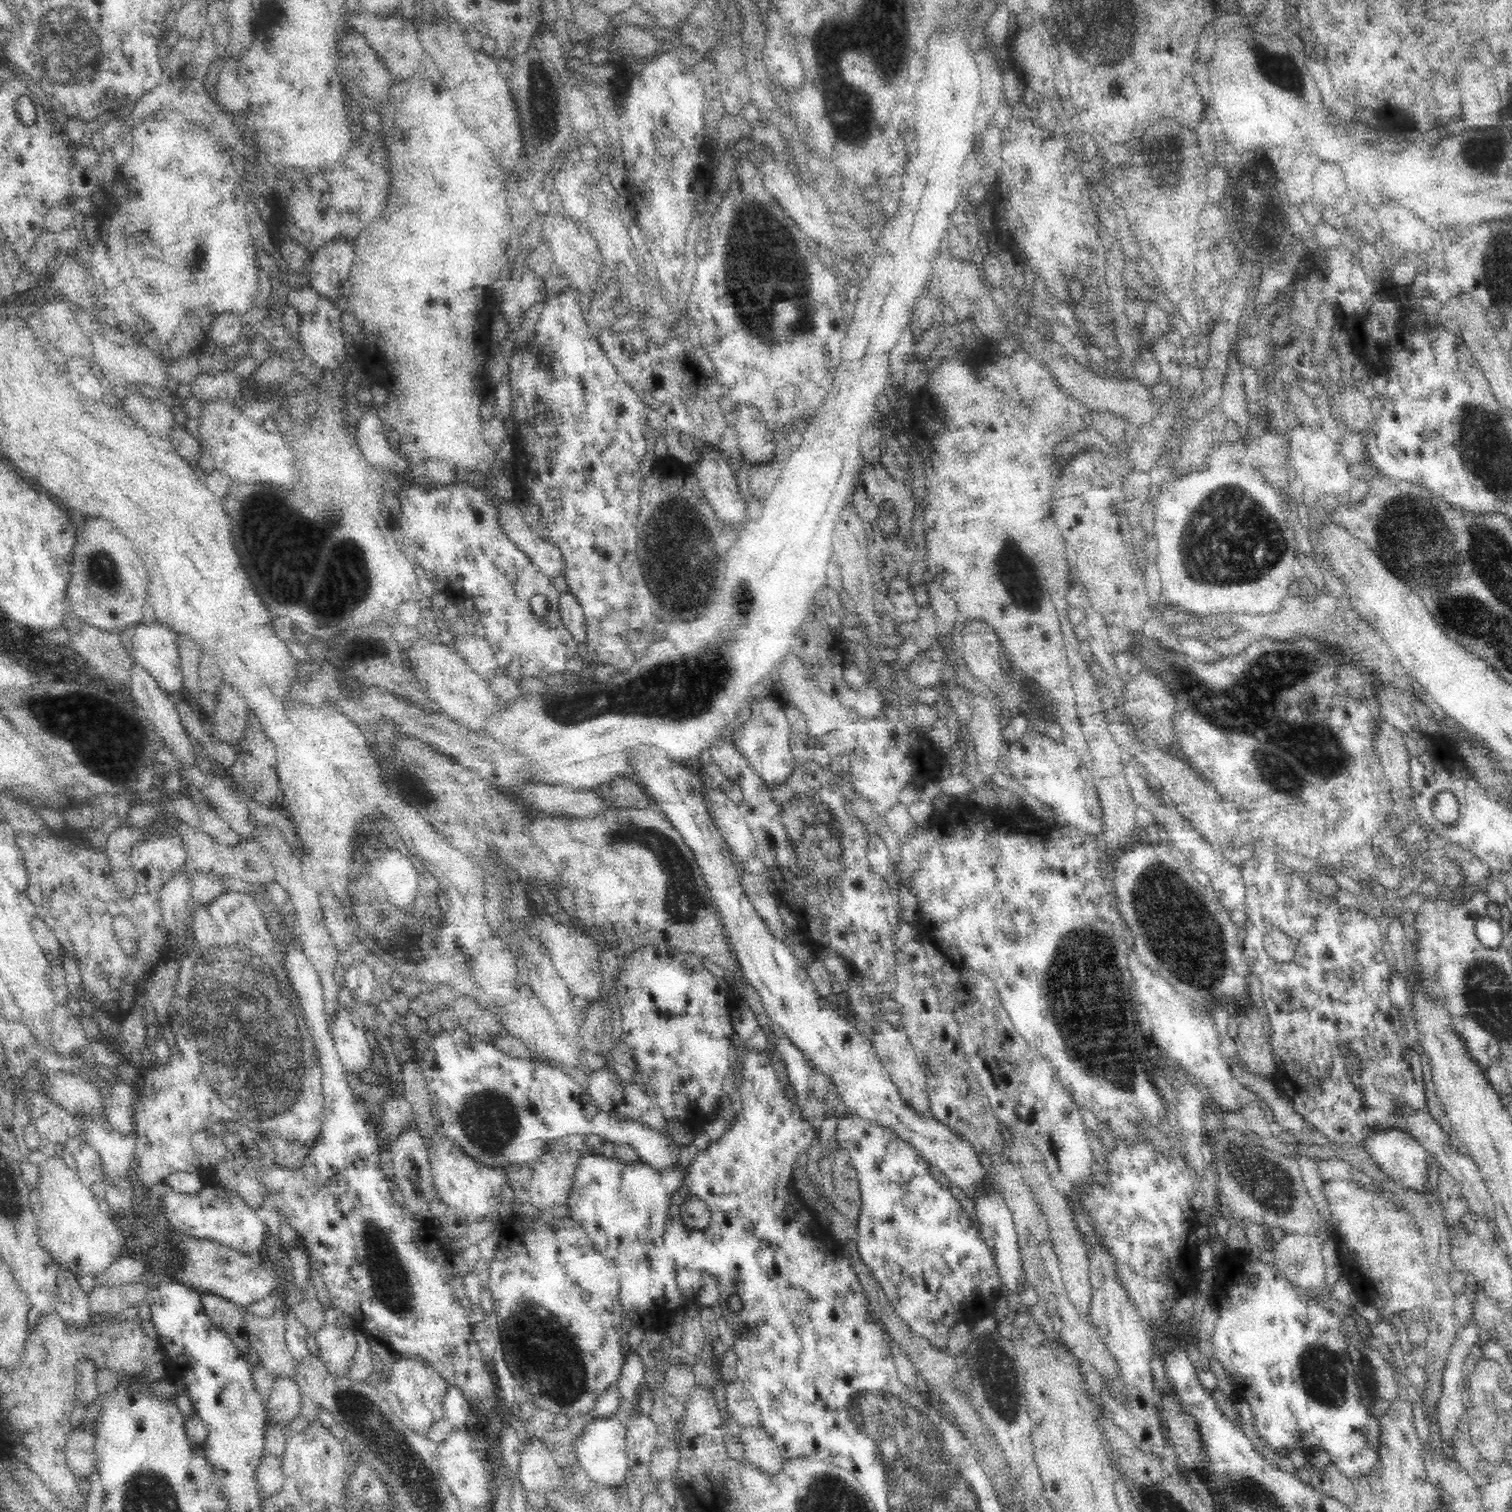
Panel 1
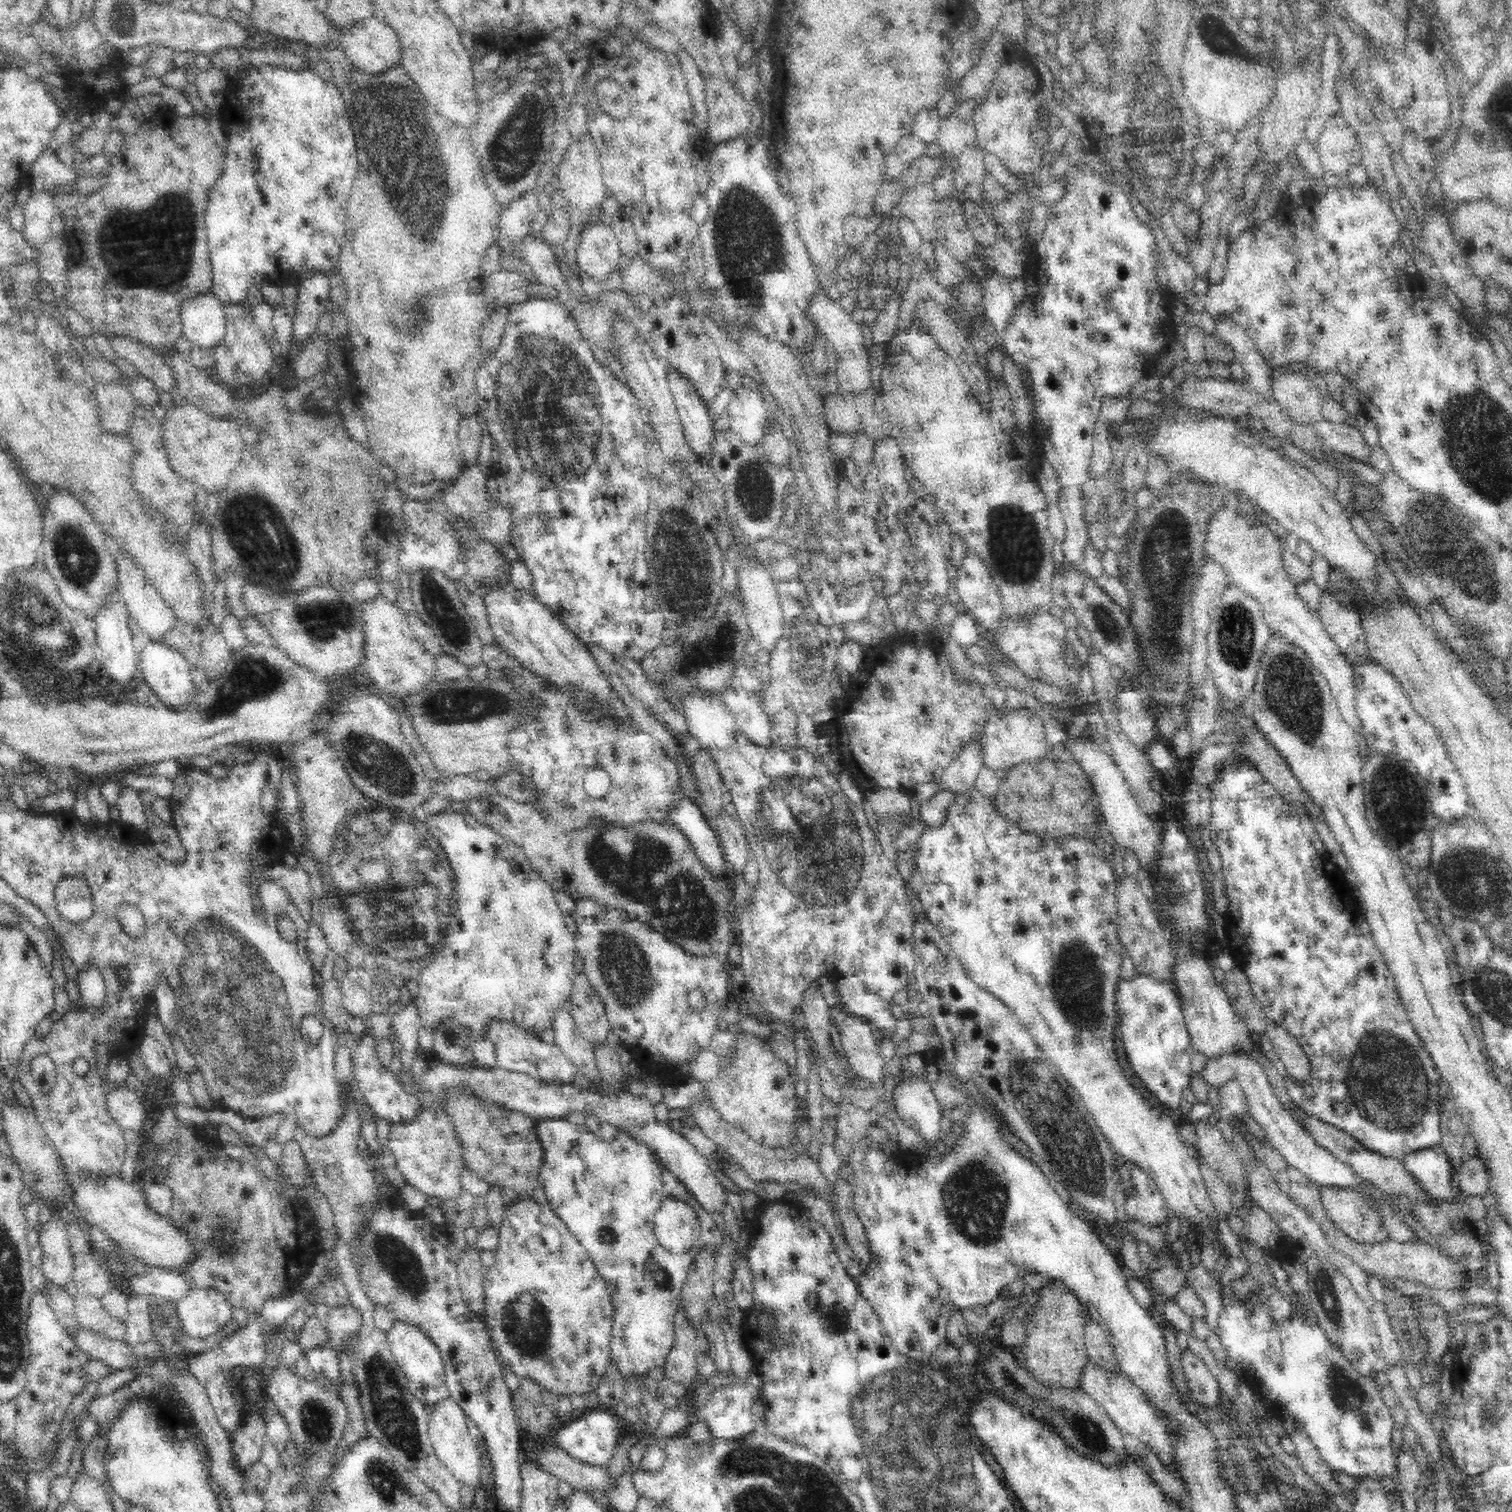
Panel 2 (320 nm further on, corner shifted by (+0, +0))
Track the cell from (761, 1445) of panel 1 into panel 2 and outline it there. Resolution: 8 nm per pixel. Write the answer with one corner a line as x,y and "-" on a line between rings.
754,1369
750,1372
746,1384
736,1383
712,1388
712,1393
712,1396
705,1402
705,1406
699,1406
695,1410
700,1418
704,1419
708,1427
710,1427
714,1440
736,1441
739,1438
744,1438
746,1434
757,1430
759,1425
755,1424
754,1421
752,1402
760,1399
761,1379

